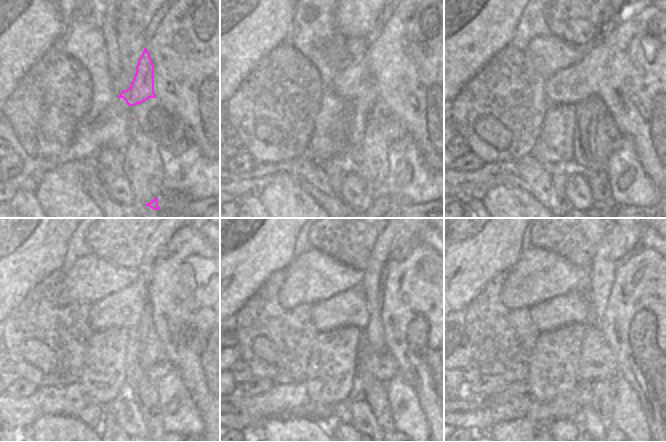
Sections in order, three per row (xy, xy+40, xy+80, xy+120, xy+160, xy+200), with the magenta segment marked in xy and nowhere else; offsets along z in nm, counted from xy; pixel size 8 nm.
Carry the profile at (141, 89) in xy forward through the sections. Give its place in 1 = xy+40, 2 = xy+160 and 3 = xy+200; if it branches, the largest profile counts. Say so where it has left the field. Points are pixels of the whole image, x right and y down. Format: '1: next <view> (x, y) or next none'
1: next xy+40 (357, 110)
2: next xy+160 (366, 388)
3: next xy+200 (608, 421)

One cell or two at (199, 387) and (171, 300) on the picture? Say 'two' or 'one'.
one

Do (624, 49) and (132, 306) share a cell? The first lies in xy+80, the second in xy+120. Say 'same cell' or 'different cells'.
same cell

